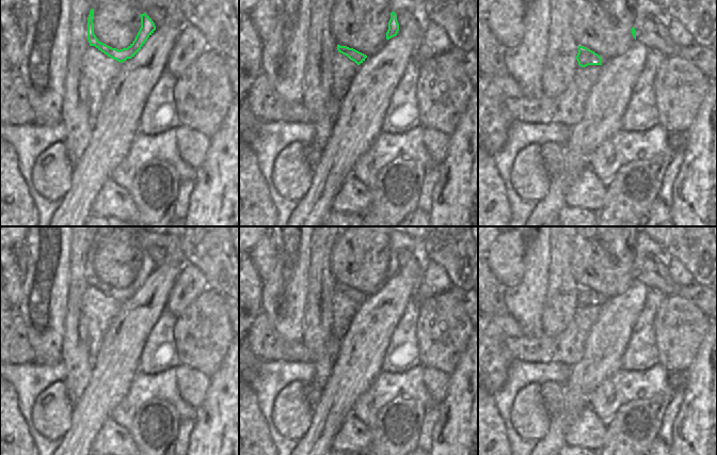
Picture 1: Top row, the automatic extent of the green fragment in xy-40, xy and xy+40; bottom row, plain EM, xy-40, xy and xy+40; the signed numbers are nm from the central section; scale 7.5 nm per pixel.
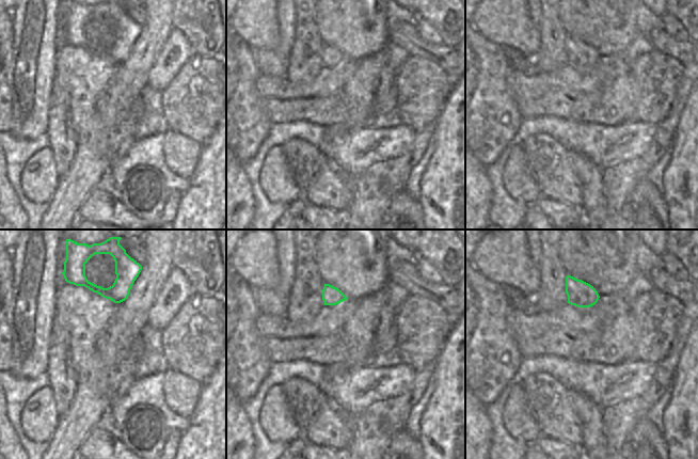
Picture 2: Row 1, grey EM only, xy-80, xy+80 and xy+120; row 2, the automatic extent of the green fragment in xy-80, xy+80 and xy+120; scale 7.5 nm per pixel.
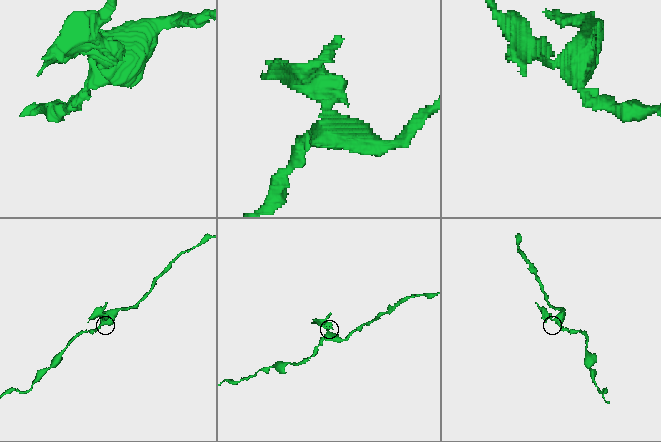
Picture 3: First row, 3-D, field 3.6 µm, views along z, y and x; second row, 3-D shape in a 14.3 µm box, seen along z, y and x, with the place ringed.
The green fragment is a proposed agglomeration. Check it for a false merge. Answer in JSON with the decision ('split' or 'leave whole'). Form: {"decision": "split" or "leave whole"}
{"decision": "split"}

